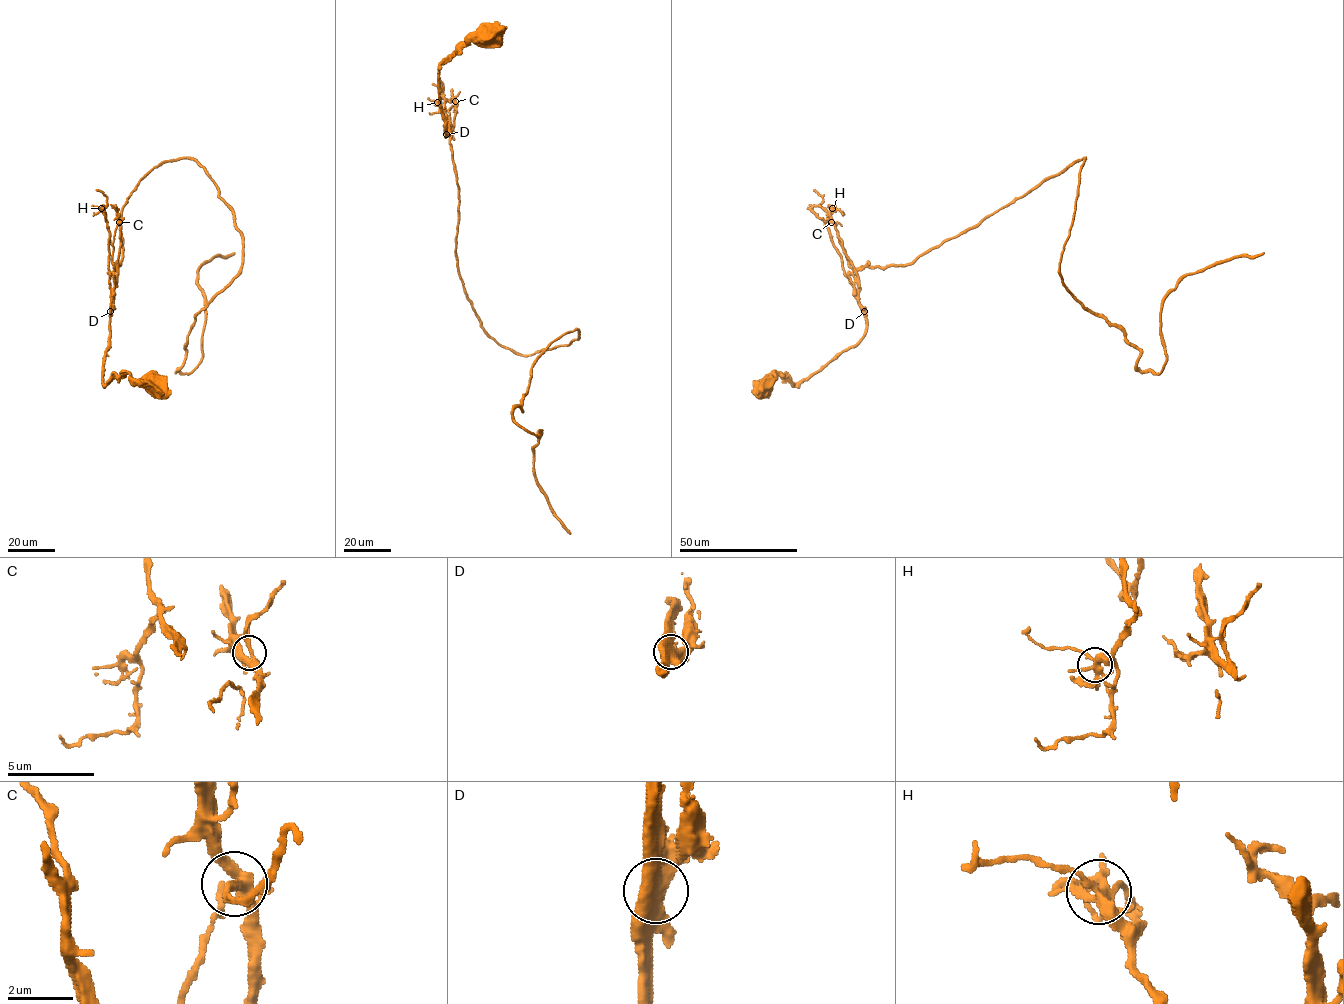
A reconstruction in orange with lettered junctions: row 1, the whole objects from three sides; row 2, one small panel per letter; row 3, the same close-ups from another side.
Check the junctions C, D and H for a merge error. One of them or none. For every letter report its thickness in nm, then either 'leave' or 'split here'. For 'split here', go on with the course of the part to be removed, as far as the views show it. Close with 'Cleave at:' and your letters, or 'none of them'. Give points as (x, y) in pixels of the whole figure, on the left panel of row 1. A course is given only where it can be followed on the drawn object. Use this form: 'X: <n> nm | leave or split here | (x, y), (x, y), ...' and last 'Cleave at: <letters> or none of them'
C: 320 nm | leave
D: 550 nm | split here | (111, 311), (115, 279), (113, 242), (117, 226)
H: 340 nm | leave
Cleave at: D

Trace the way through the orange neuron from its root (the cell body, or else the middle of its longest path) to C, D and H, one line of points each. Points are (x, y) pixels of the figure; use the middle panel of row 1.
C: (485, 37), (467, 42), (440, 65), (438, 100), (445, 136), (454, 124), (455, 101)
D: (485, 37), (467, 42), (440, 65), (439, 107), (445, 136), (447, 134)
H: (485, 37), (467, 42), (440, 65), (438, 100), (445, 136), (443, 95), (437, 102)

